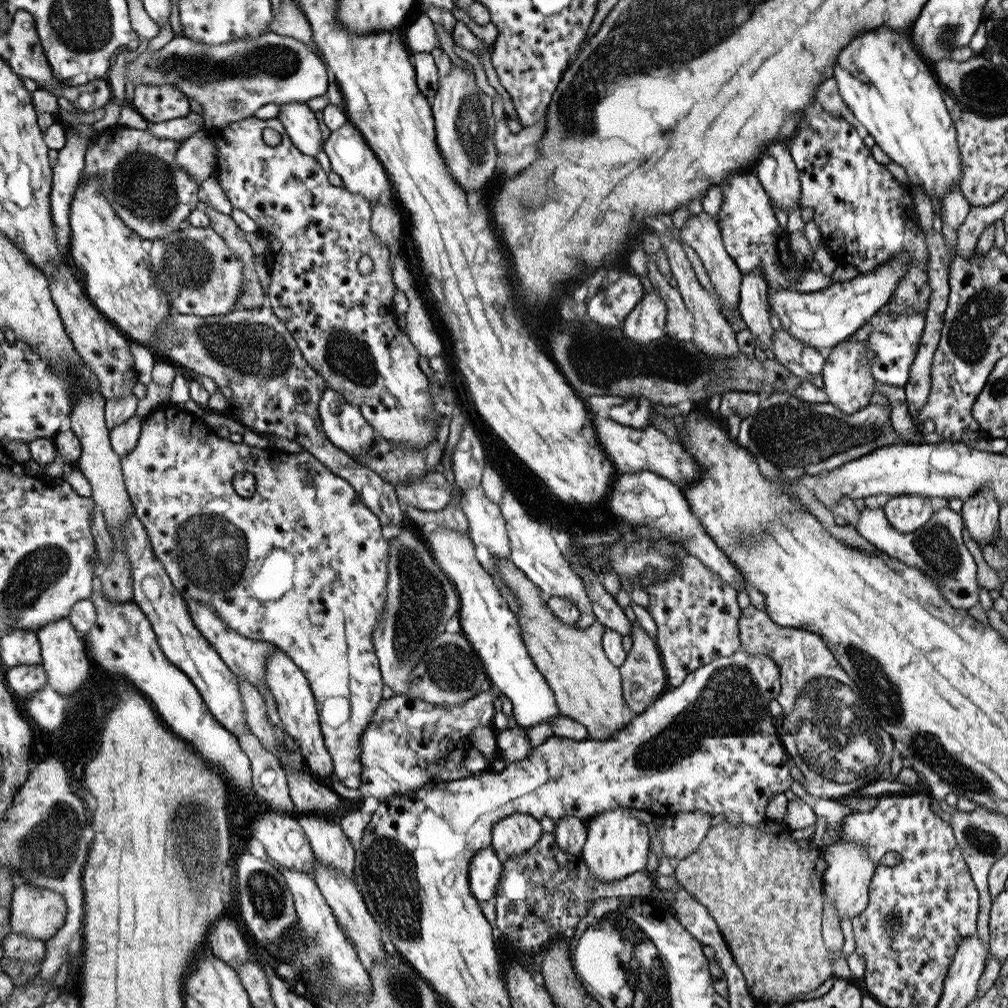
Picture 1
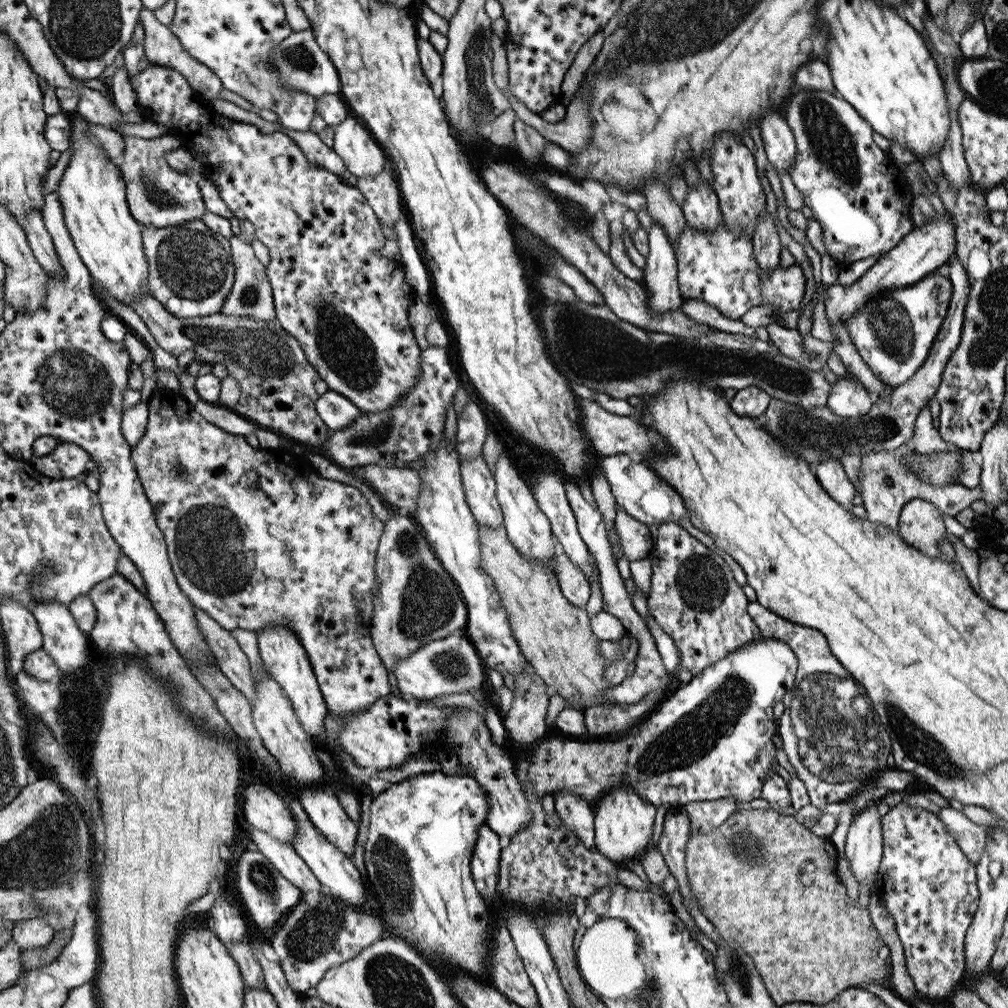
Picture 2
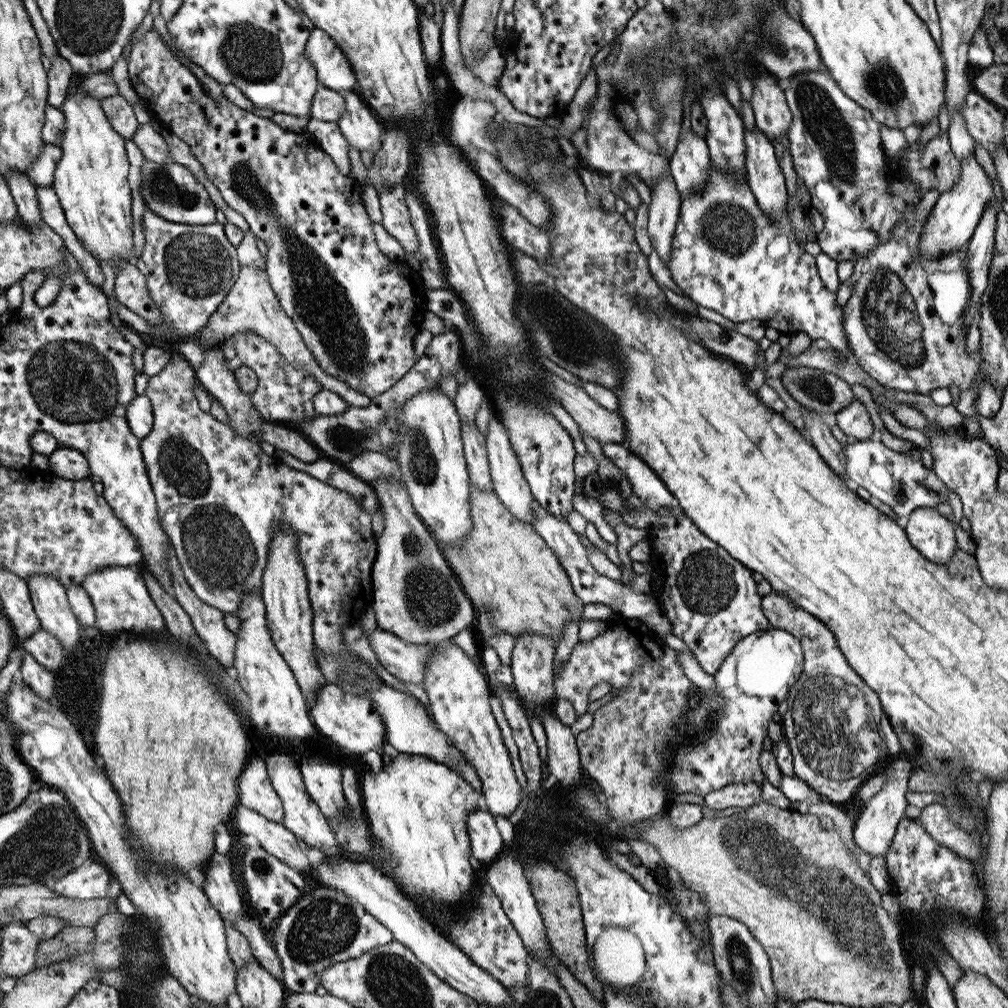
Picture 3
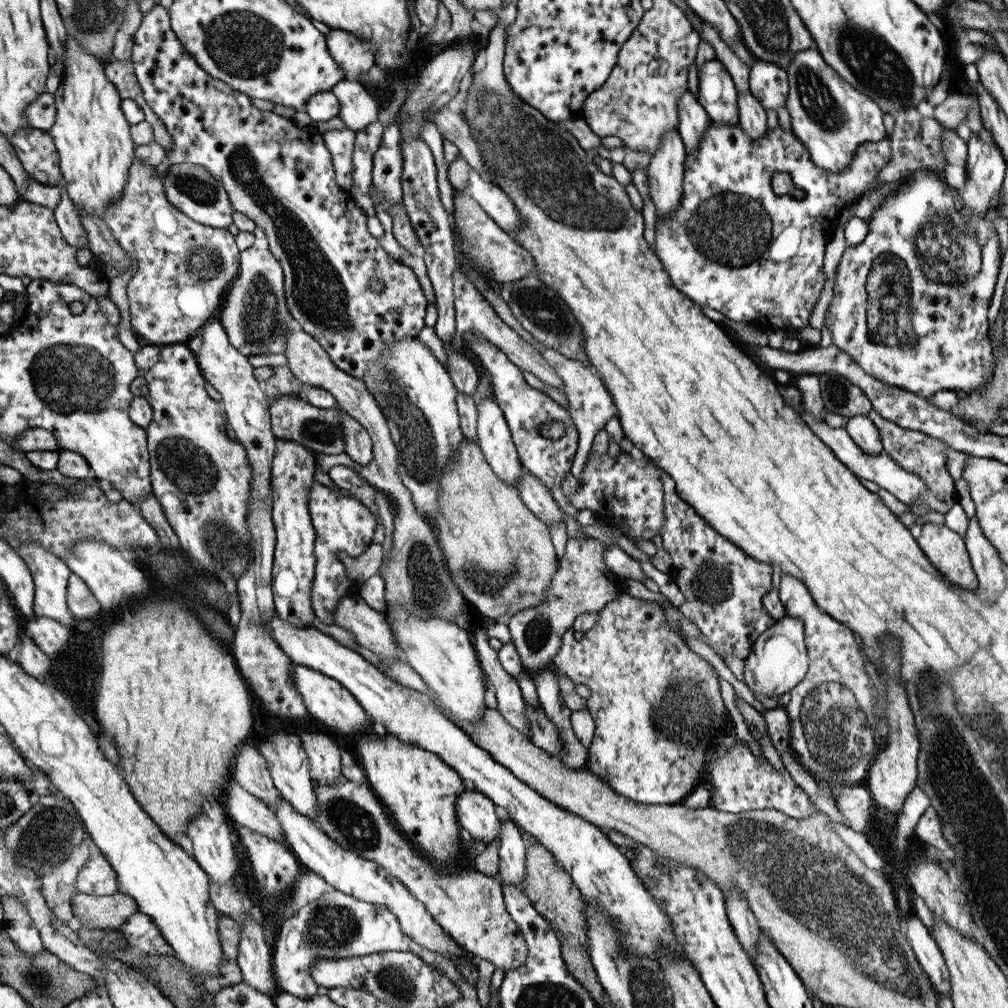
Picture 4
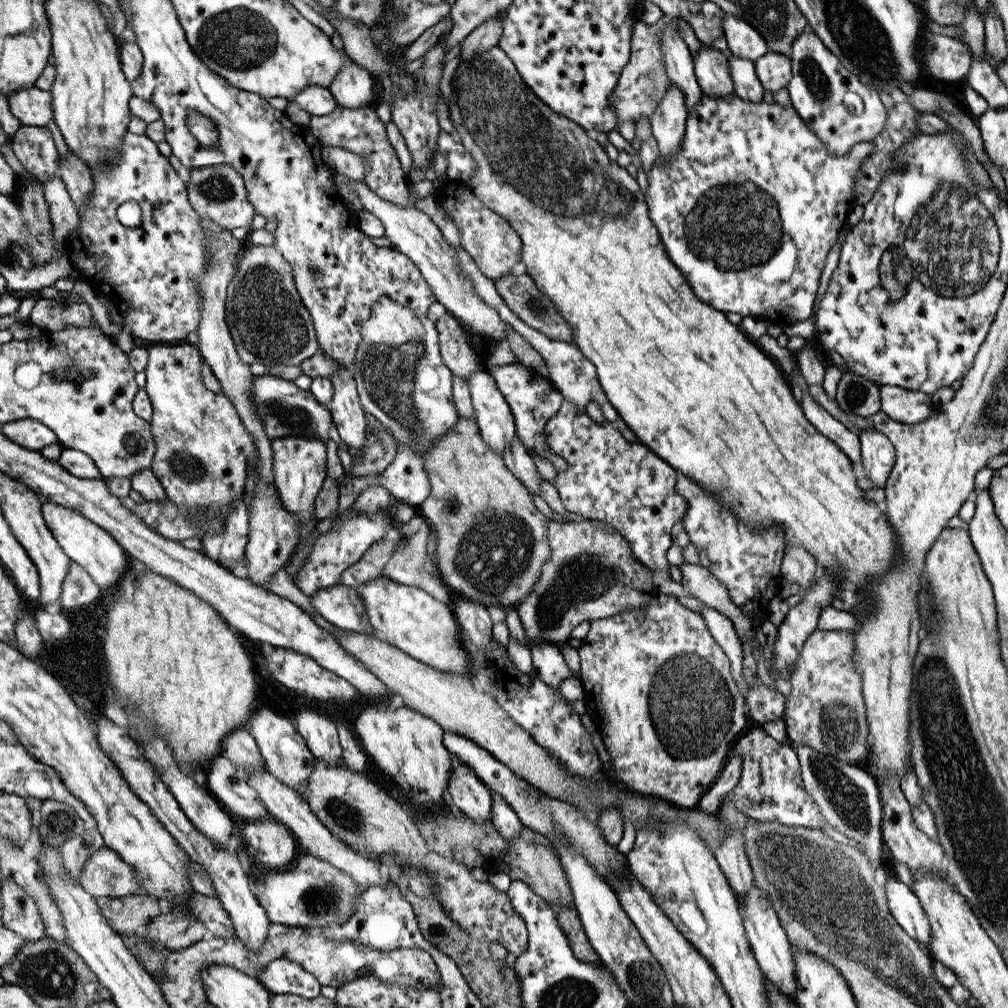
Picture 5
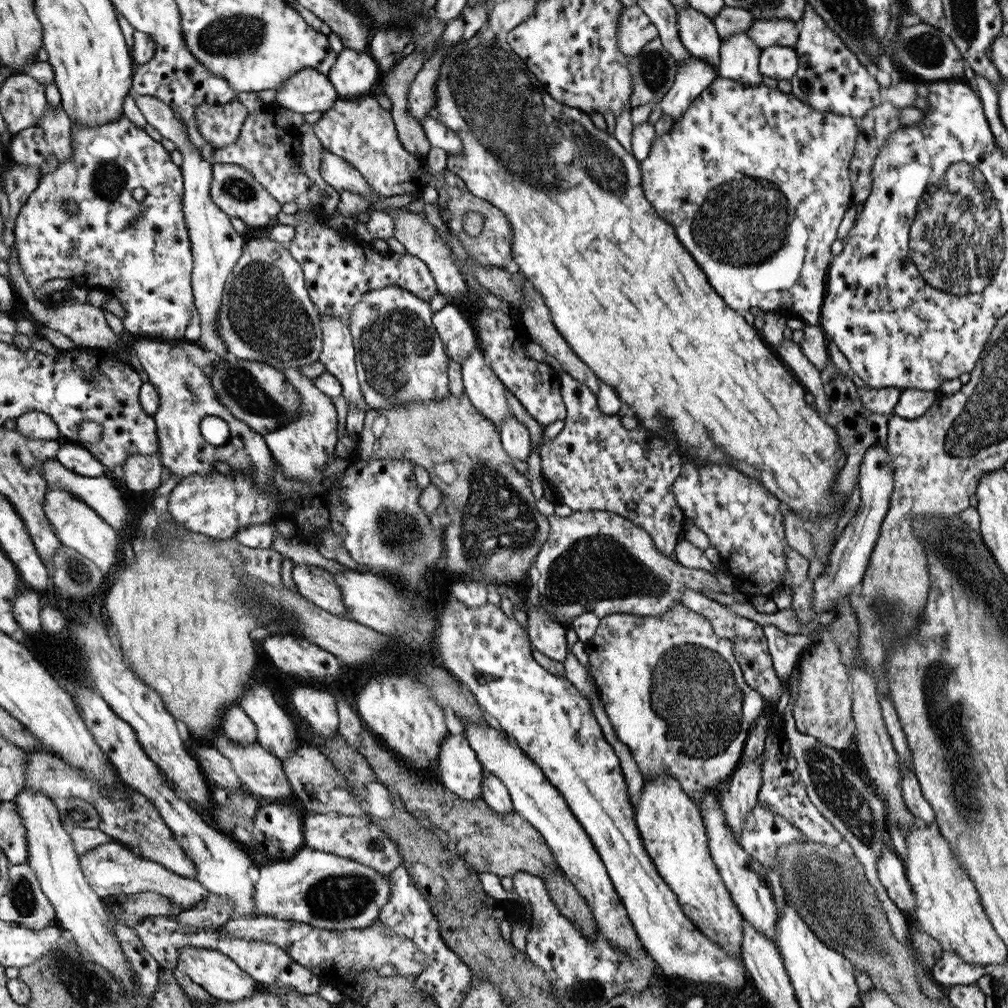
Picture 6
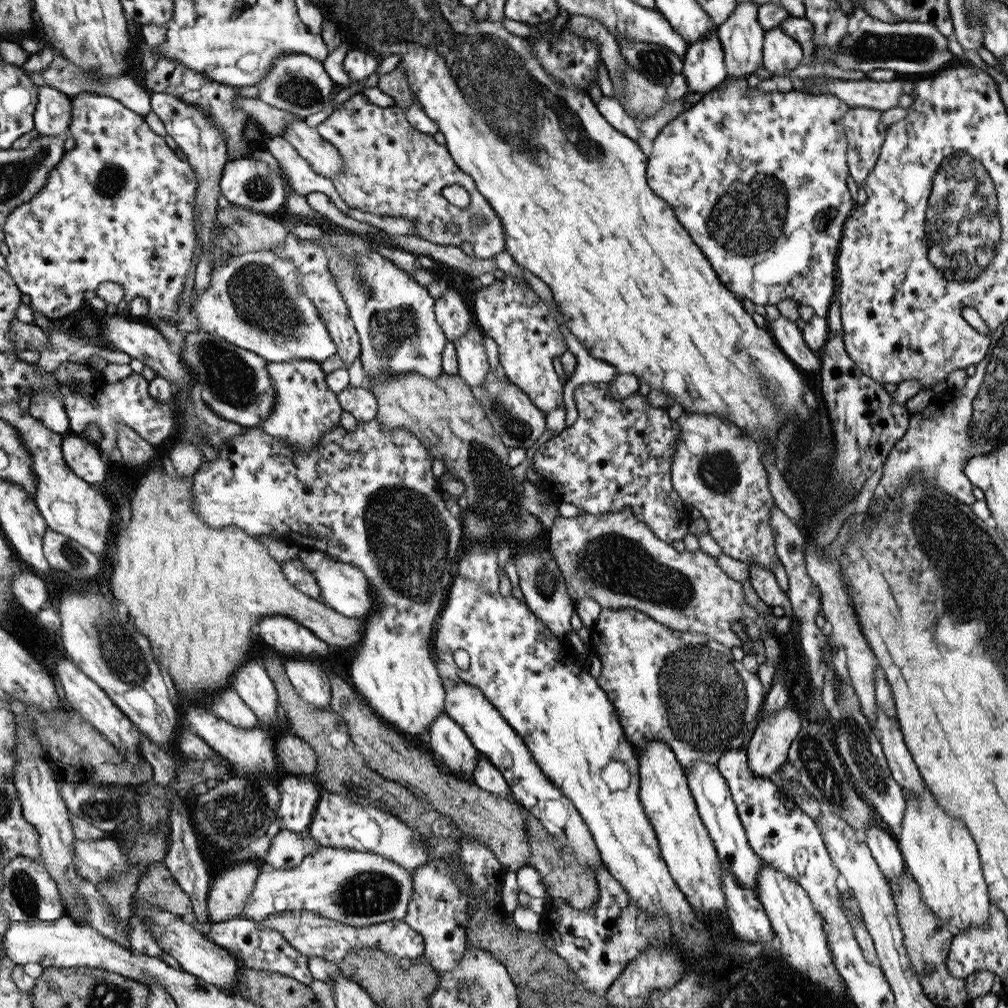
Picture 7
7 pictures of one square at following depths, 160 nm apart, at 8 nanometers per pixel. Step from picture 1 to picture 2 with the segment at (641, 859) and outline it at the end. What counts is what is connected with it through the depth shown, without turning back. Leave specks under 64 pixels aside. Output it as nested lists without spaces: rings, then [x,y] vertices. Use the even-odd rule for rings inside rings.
[[[630,786],[609,792],[595,805],[594,831],[596,851],[612,863],[625,867],[630,861],[640,860],[652,845],[656,807],[640,798]]]

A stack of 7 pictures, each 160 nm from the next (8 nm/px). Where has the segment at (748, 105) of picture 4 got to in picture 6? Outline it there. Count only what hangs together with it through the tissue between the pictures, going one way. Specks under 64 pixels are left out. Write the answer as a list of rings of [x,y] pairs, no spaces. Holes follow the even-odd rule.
[[[745,31],[721,40],[719,76],[747,86],[762,84],[759,71],[761,52]]]

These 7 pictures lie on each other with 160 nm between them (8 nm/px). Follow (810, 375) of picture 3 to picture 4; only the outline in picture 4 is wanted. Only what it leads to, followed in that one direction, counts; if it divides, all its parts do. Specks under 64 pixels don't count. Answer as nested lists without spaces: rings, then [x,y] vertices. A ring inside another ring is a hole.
[[[833,373],[817,375],[820,381],[820,396],[829,413],[849,418],[870,414],[872,403],[860,387]]]

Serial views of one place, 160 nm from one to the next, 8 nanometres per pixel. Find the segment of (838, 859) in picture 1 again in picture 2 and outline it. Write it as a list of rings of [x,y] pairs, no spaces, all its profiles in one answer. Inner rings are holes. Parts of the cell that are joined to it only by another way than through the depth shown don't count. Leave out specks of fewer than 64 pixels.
[[[872,801],[853,818],[841,852],[850,861],[850,870],[856,882],[872,888],[878,880],[879,865],[884,854],[882,817],[876,813],[879,805],[877,801]]]

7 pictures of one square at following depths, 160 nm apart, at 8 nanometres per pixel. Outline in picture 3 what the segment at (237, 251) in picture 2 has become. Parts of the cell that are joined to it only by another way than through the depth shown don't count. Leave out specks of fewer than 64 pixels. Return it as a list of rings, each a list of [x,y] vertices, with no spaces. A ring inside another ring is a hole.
[[[244,265],[240,269],[239,280],[232,285],[230,293],[224,297],[219,309],[211,316],[206,326],[203,326],[203,329],[198,332],[200,334],[198,340],[202,349],[204,346],[211,348],[214,344],[238,334],[241,330],[251,330],[251,332],[255,332],[272,342],[272,346],[276,346],[276,350],[279,350],[279,353],[283,354],[294,368],[306,370],[310,376],[316,379],[316,382],[320,383],[323,389],[338,394],[349,407],[366,408],[366,406],[373,404],[374,399],[368,395],[350,389],[346,383],[330,377],[320,369],[320,365],[302,341],[302,336],[295,329],[292,319],[281,310],[278,297],[268,282],[267,273],[250,265]]]

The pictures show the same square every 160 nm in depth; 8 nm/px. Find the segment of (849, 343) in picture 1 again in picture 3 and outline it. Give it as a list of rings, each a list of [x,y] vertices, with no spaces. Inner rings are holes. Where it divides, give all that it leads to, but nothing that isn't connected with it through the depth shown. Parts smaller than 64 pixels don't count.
[[[857,399],[836,414],[836,421],[844,434],[858,441],[872,438],[876,431],[866,406]]]

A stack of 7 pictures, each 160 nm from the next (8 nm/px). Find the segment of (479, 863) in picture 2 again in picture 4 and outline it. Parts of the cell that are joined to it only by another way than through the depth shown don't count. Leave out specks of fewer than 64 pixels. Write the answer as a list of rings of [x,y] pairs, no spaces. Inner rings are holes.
[[[471,785],[459,796],[457,810],[469,839],[492,842],[500,832],[500,818],[494,812],[494,803],[486,794]]]

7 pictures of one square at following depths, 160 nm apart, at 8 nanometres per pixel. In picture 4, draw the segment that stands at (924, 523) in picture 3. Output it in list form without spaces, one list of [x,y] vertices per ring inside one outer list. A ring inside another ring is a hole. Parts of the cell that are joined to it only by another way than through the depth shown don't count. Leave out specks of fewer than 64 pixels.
[[[926,522],[922,525],[917,544],[949,583],[972,593],[977,589],[965,537],[945,524]]]

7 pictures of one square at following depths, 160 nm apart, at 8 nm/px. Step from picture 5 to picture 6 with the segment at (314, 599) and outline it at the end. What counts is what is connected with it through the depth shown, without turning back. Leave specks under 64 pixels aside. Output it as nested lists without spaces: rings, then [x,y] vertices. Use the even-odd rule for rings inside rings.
[[[296,564],[292,571],[297,592],[316,606],[336,616],[348,617],[340,589],[330,571],[308,564]]]

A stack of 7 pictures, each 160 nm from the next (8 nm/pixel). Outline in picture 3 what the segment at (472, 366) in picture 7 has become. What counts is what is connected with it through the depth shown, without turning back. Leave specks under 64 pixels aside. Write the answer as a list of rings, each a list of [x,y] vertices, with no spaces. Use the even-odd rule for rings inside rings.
[[[495,415],[488,425],[485,441],[487,444],[487,457],[493,483],[492,490],[499,495],[499,499],[503,502],[503,505],[506,506],[516,518],[519,518],[522,522],[532,523],[533,520],[535,520],[537,510],[534,508],[534,500],[532,500],[530,488],[528,488],[528,484],[526,484],[526,480],[524,480],[524,476],[522,476],[522,470],[520,470],[521,462],[518,462],[519,457],[512,446],[511,440],[508,440],[506,428],[504,428],[503,422],[498,415]]]

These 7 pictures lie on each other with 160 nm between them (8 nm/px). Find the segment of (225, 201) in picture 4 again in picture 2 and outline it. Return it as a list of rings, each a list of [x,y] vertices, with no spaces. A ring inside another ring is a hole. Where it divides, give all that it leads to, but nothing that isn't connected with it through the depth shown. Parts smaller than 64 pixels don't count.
[[[173,135],[152,140],[124,137],[124,162],[120,172],[127,185],[127,203],[138,222],[156,228],[168,228],[198,220],[206,214],[199,183],[188,177],[187,173],[172,167],[165,158],[169,150],[181,147],[181,142]]]

